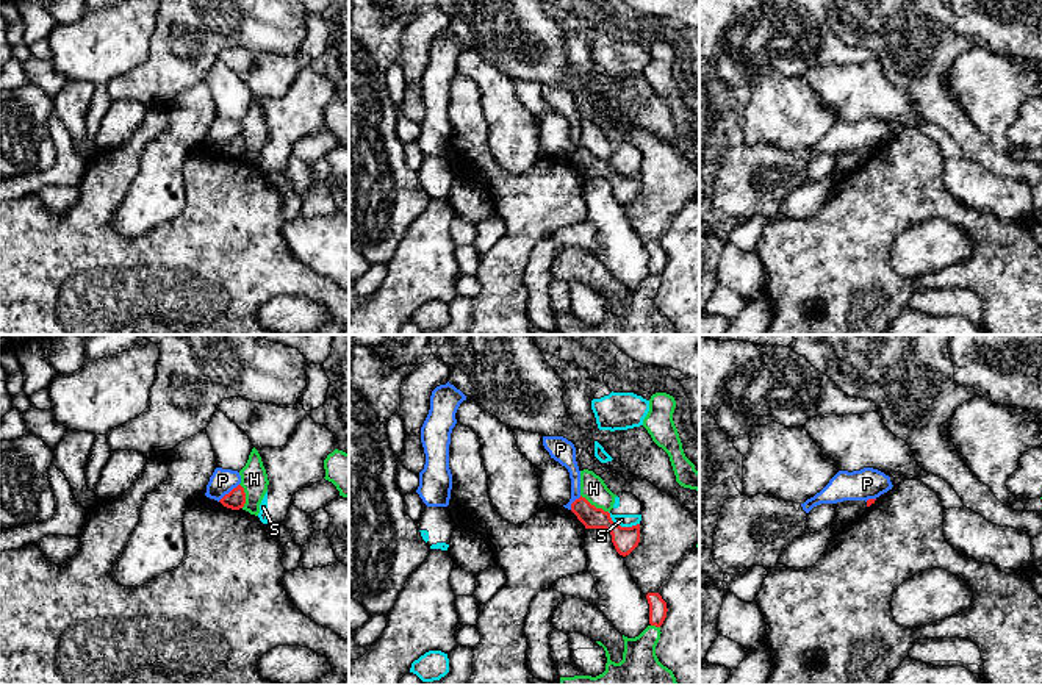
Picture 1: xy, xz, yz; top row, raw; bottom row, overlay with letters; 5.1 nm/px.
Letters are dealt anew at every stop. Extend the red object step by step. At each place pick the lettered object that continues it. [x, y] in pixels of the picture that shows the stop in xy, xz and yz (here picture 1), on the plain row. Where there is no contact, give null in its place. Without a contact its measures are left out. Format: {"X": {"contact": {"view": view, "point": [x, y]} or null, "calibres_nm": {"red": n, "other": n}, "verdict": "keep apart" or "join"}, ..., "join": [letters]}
{"H": {"contact": {"view": "xz", "point": [593, 155]}, "calibres_nm": {"red": 130, "other": 130}, "verdict": "keep apart"}, "P": {"contact": {"view": "xy", "point": [229, 143]}, "calibres_nm": {"red": 100, "other": 130}, "verdict": "keep apart"}, "S": {"contact": {"view": "xz", "point": [620, 175]}, "calibres_nm": {"red": 130, "other": 60}, "verdict": "keep apart"}, "join": []}

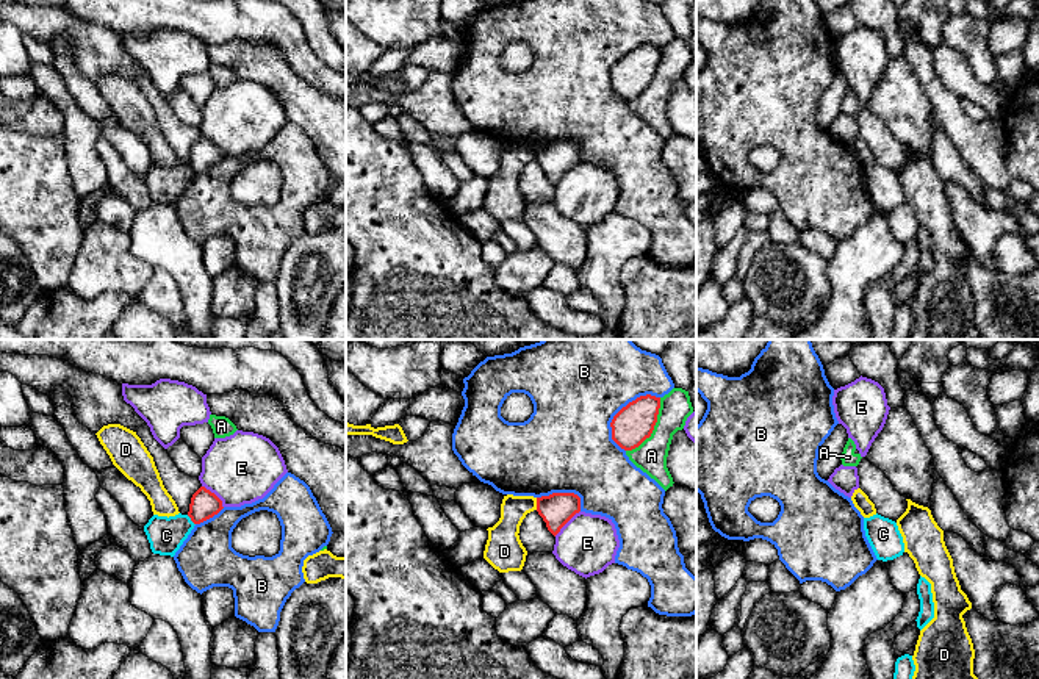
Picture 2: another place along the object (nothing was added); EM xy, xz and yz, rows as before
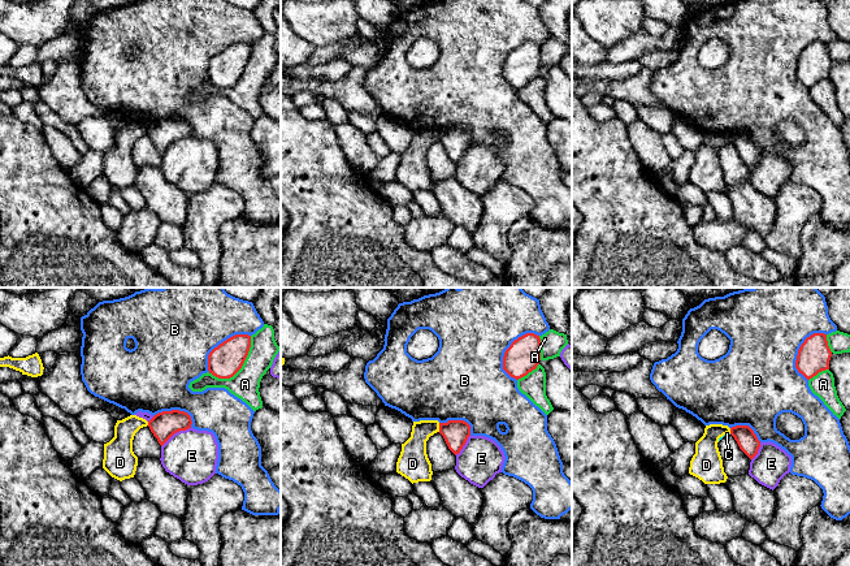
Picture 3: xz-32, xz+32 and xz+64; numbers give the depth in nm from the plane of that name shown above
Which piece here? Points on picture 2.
{"A": {"contact": {"view": "xz", "point": [653, 79]}, "calibres_nm": {"red": 200, "other": 160}, "verdict": "keep apart"}, "B": {"contact": {"view": "xz", "point": [620, 60]}, "calibres_nm": {"red": 200, "other": 440}, "verdict": "keep apart"}, "C": {"contact": {"view": "xy", "point": [191, 169]}, "calibres_nm": {"red": 140, "other": 180}, "verdict": "keep apart"}, "D": {"contact": {"view": "xz", "point": [537, 154]}, "calibres_nm": {"red": 170, "other": 160}, "verdict": "keep apart"}, "E": {"contact": {"view": "xz", "point": [567, 171]}, "calibres_nm": {"red": 170, "other": 300}, "verdict": "keep apart"}, "join": []}

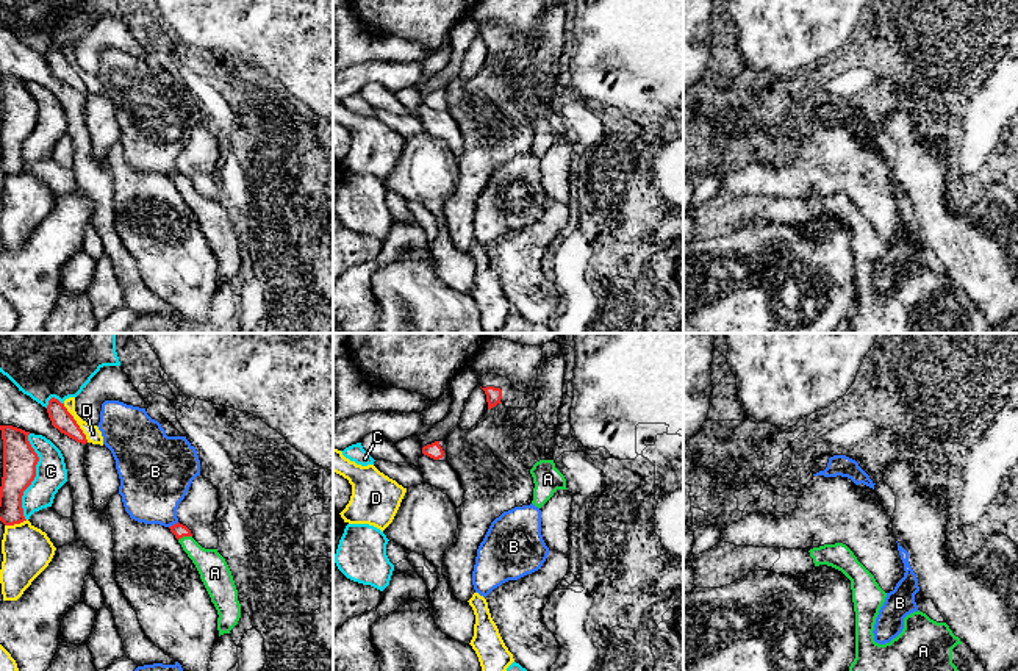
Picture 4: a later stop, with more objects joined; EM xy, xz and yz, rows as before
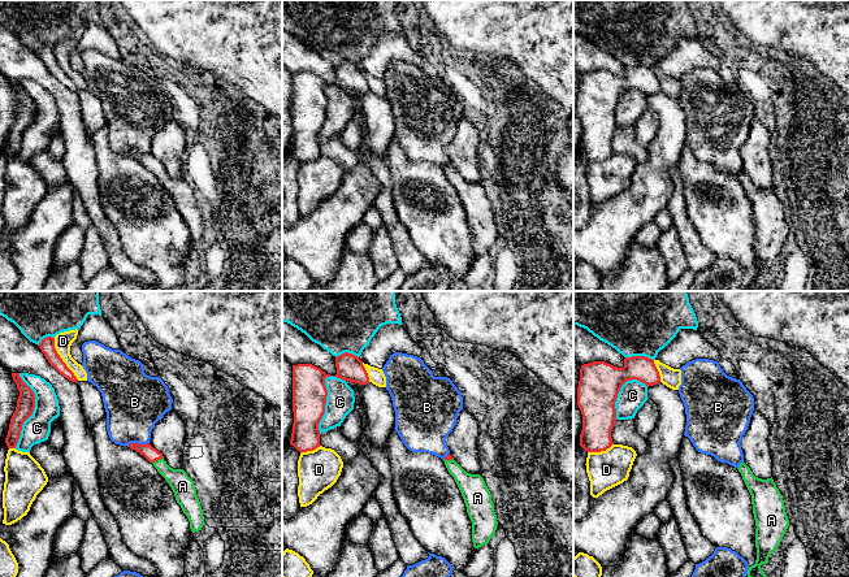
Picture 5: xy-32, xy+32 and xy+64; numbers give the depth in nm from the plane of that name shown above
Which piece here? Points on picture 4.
{"A": {"contact": {"view": "xy", "point": [185, 185]}, "calibres_nm": {"red": 70, "other": 160}, "verdict": "join"}, "B": {"contact": {"view": "xy", "point": [174, 174]}, "calibres_nm": {"red": 70, "other": 360}, "verdict": "keep apart"}, "C": {"contact": {"view": "xy", "point": [35, 125]}, "calibres_nm": {"red": 180, "other": 160}, "verdict": "keep apart"}, "D": {"contact": {"view": "xy", "point": [75, 72]}, "calibres_nm": {"red": 110, "other": 80}, "verdict": "keep apart"}, "join": ["A"]}

